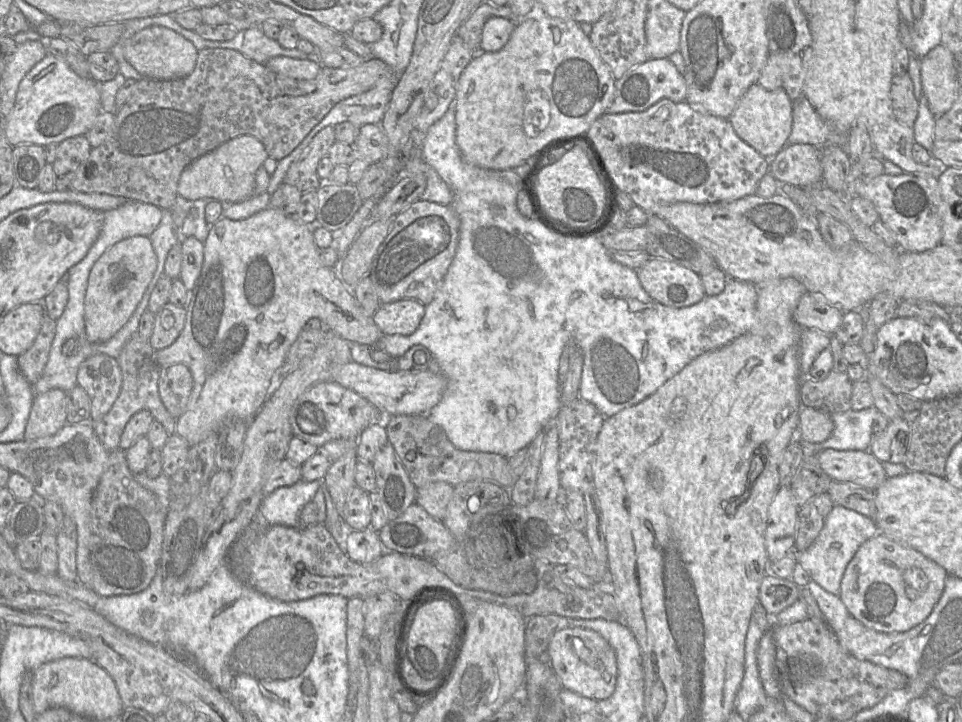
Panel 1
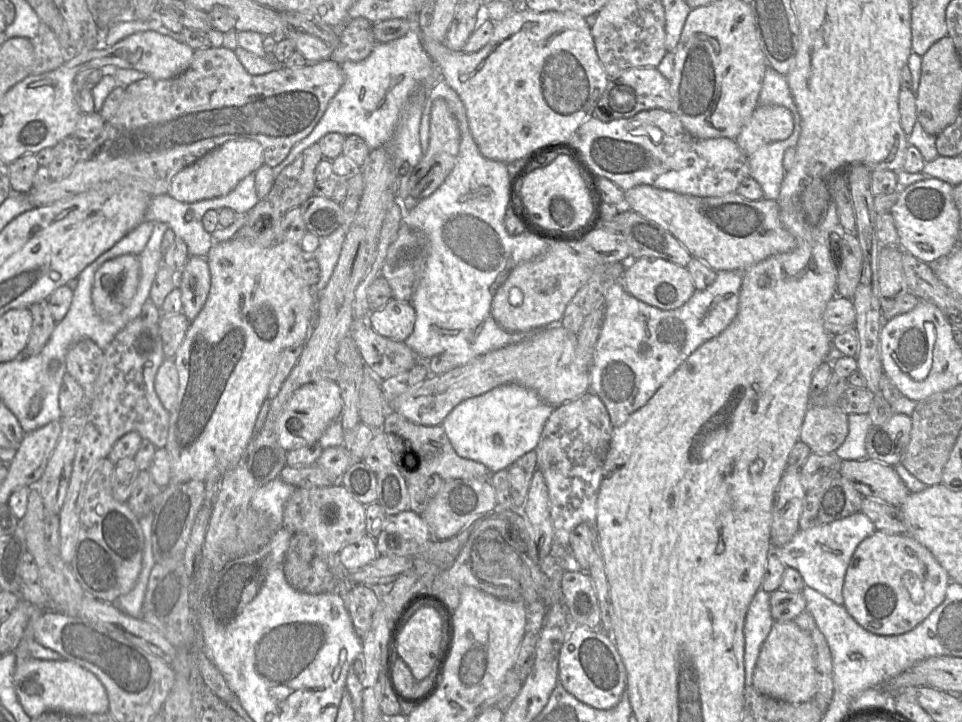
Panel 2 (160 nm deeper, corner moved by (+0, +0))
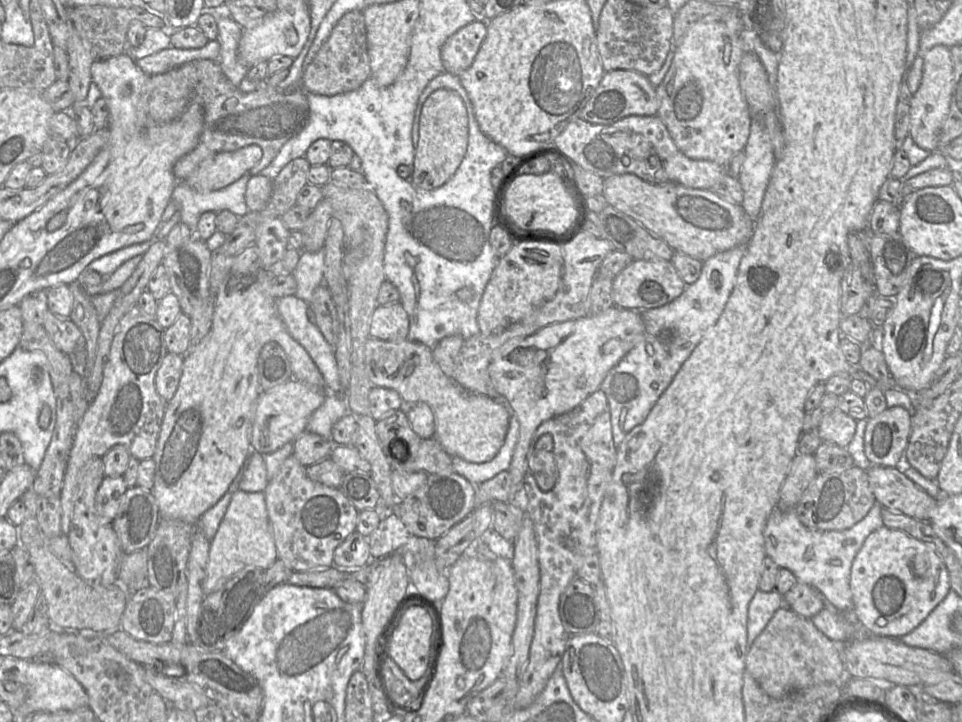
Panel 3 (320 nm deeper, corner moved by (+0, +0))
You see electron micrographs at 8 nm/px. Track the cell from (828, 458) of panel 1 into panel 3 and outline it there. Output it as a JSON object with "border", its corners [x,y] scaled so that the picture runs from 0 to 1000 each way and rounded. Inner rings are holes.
{"border":[[[905,645],[900,654],[910,693],[917,702],[967,722],[974,690],[964,684],[931,647]]]}

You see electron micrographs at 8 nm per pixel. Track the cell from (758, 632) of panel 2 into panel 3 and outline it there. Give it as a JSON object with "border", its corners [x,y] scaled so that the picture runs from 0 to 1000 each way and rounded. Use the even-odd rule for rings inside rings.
{"border":[[[806,816],[801,820],[786,819],[778,841],[777,902],[814,838],[815,827]]]}

